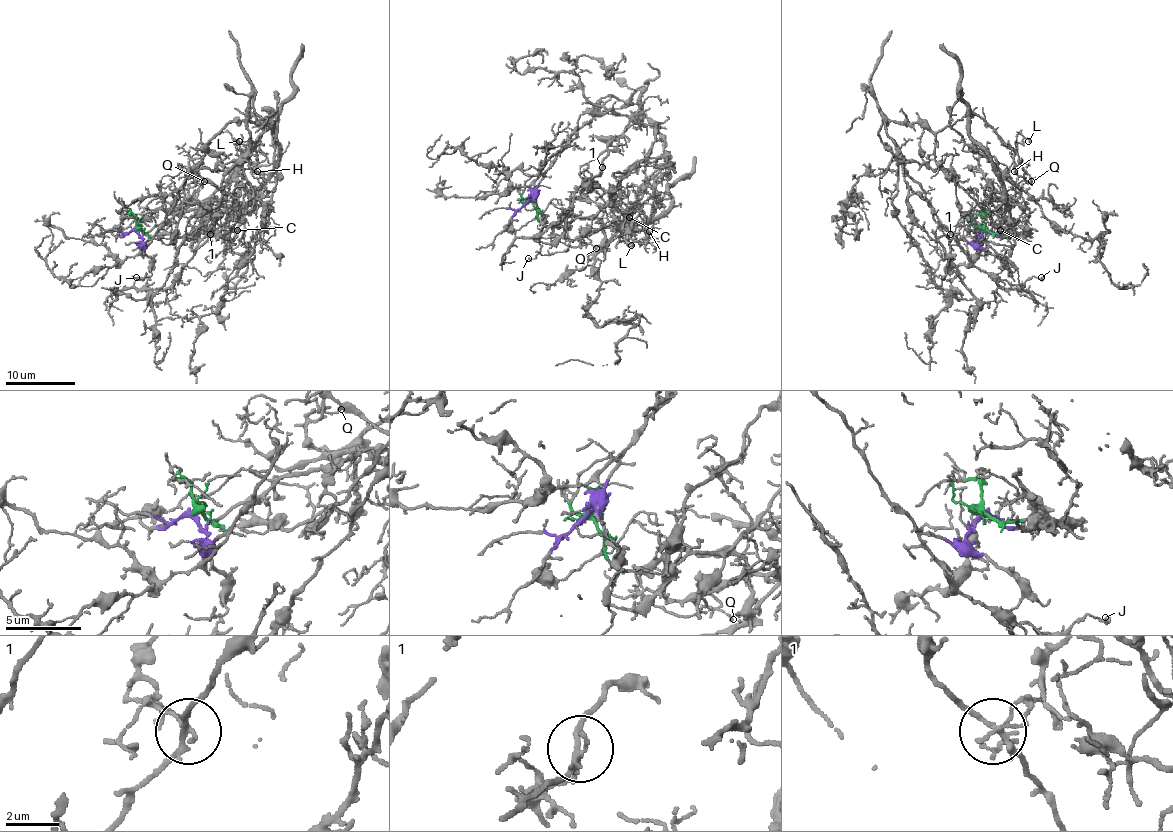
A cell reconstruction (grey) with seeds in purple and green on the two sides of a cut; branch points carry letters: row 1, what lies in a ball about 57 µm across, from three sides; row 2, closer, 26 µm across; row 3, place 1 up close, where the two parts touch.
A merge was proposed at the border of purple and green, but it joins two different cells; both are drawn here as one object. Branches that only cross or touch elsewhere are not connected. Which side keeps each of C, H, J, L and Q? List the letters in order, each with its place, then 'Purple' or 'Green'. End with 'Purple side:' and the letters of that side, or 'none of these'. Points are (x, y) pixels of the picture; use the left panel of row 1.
C: Place: (237, 230). Green
H: Place: (257, 171). Green
J: Place: (136, 277). Purple
L: Place: (239, 141). Green
Q: Place: (204, 181). Green
Purple side: J

